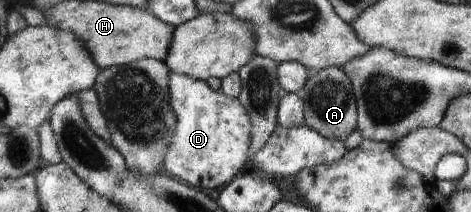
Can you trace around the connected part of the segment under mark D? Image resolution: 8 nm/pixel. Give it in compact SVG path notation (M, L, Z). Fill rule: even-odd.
M170 71L170 104L177 116L174 140L170 142L170 148L166 152L163 170L170 172L186 184L200 189L214 190L218 186L228 184L238 172L242 172L244 164L248 164L250 156L250 139L252 138L253 125L250 122L249 113L241 101L228 97L221 90L215 91L207 82L192 80L188 76L174 74Z

